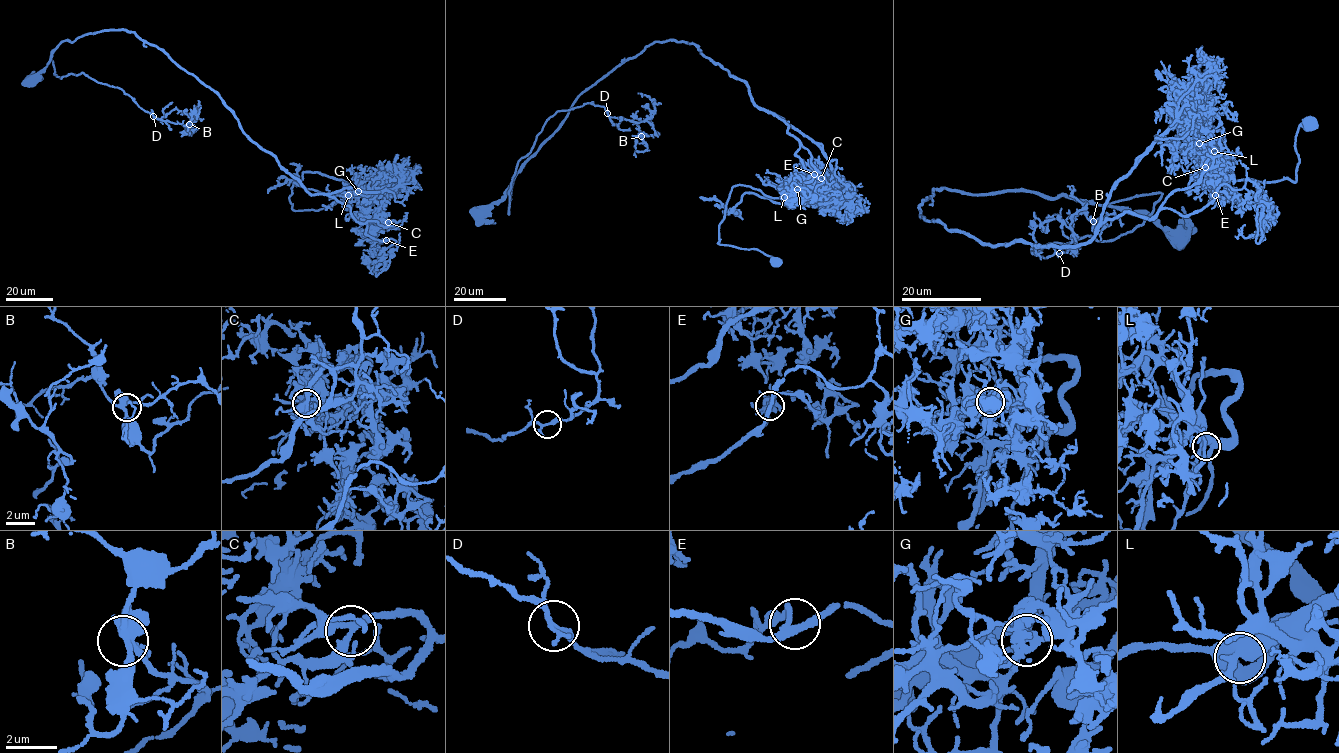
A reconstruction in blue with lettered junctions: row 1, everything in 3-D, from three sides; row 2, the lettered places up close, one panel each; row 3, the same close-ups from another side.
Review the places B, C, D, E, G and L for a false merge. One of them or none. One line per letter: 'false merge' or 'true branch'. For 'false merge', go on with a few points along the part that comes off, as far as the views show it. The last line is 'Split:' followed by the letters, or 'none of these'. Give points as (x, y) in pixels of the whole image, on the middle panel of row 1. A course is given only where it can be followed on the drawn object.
B: true branch
C: true branch
D: true branch
E: true branch
G: false merge; course (797, 190), (790, 197), (780, 199), (749, 186), (733, 186), (719, 225), (718, 243), (760, 250), (776, 265)
L: true branch
Split: G

